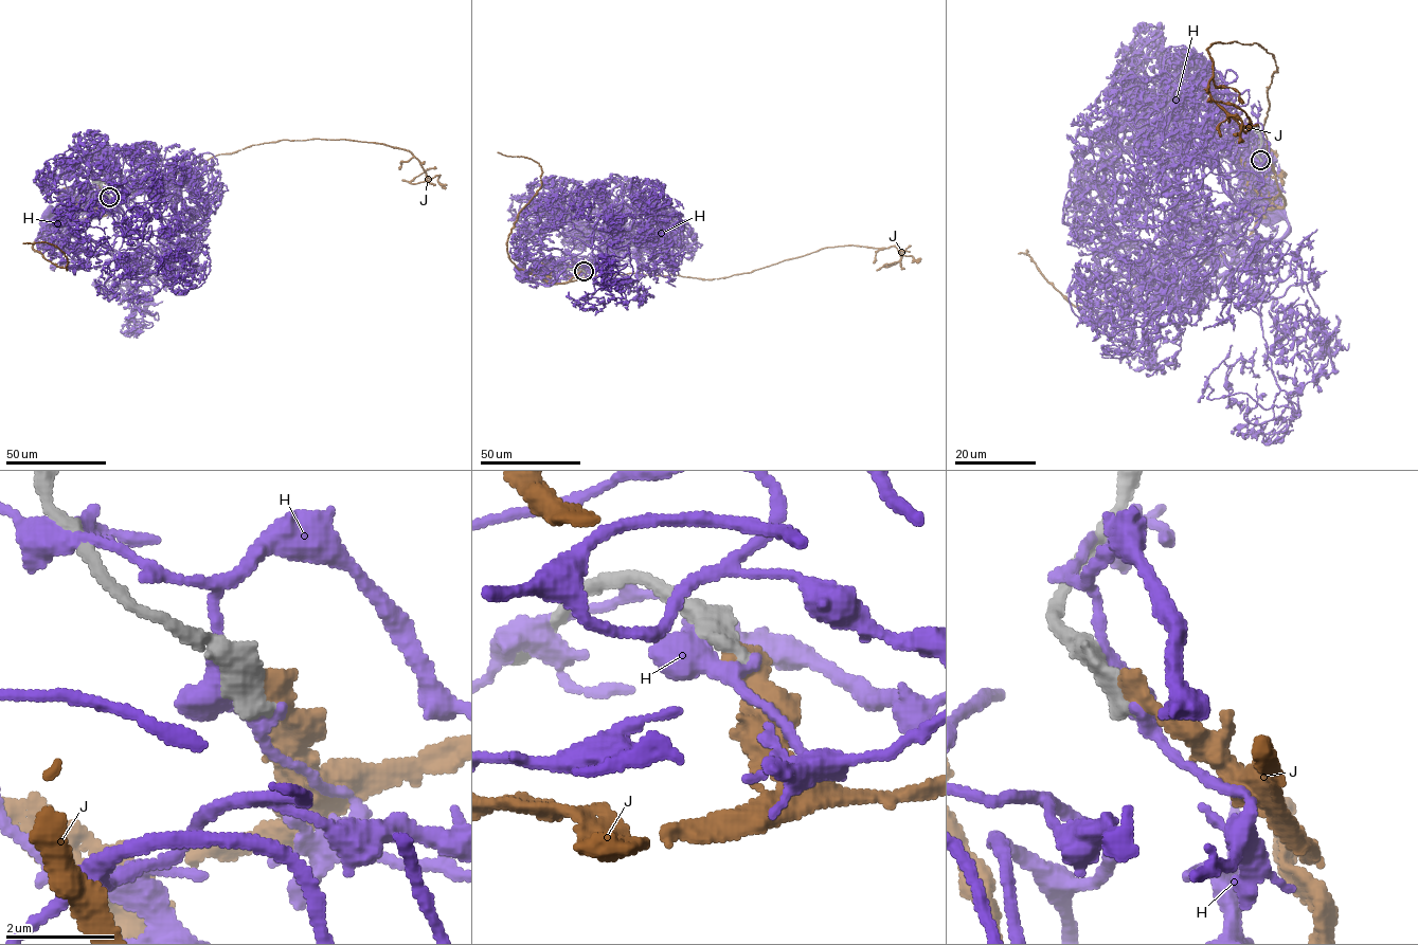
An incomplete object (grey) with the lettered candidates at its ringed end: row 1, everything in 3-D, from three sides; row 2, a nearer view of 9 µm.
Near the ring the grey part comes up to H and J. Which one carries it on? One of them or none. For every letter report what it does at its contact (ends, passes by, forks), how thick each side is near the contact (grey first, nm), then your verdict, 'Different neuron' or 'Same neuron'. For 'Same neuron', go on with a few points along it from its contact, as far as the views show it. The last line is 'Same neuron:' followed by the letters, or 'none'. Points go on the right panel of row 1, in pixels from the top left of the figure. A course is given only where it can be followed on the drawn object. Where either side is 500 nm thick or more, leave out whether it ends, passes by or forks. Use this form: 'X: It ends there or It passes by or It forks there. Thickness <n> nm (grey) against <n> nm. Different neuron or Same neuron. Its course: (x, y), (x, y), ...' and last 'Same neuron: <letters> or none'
H: Thickness 550 nm (grey) against 440 nm. Different neuron
J: It ends there. Thickness 460 nm (grey) against 420 nm. Same neuron. Its course: (1261, 159), (1271, 164), (1272, 54), (1257, 43), (1208, 48), (1208, 93), (1245, 131), (1242, 110), (1207, 100)
Same neuron: J

